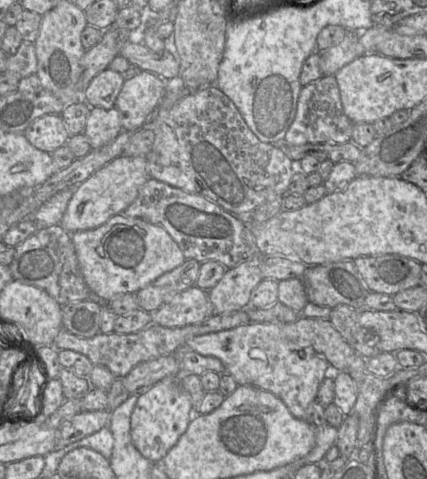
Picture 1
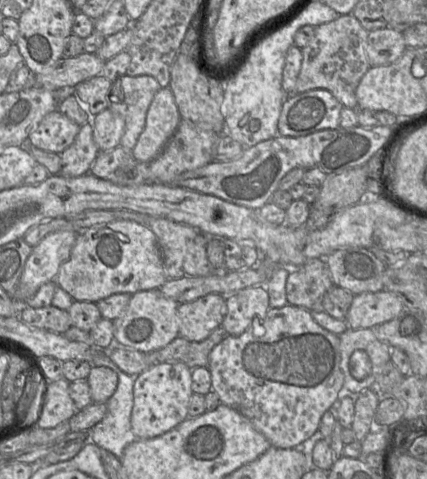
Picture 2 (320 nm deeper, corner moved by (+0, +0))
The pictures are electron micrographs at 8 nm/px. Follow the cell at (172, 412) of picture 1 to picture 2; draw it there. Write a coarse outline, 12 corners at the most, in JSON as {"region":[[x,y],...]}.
{"region":[[191,369],[135,376],[131,427],[158,437],[187,419]]}

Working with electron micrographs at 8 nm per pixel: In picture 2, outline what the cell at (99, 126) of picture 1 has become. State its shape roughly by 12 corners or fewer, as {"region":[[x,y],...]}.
{"region":[[92,123],[81,125],[59,154],[59,174],[89,173],[99,152]]}

